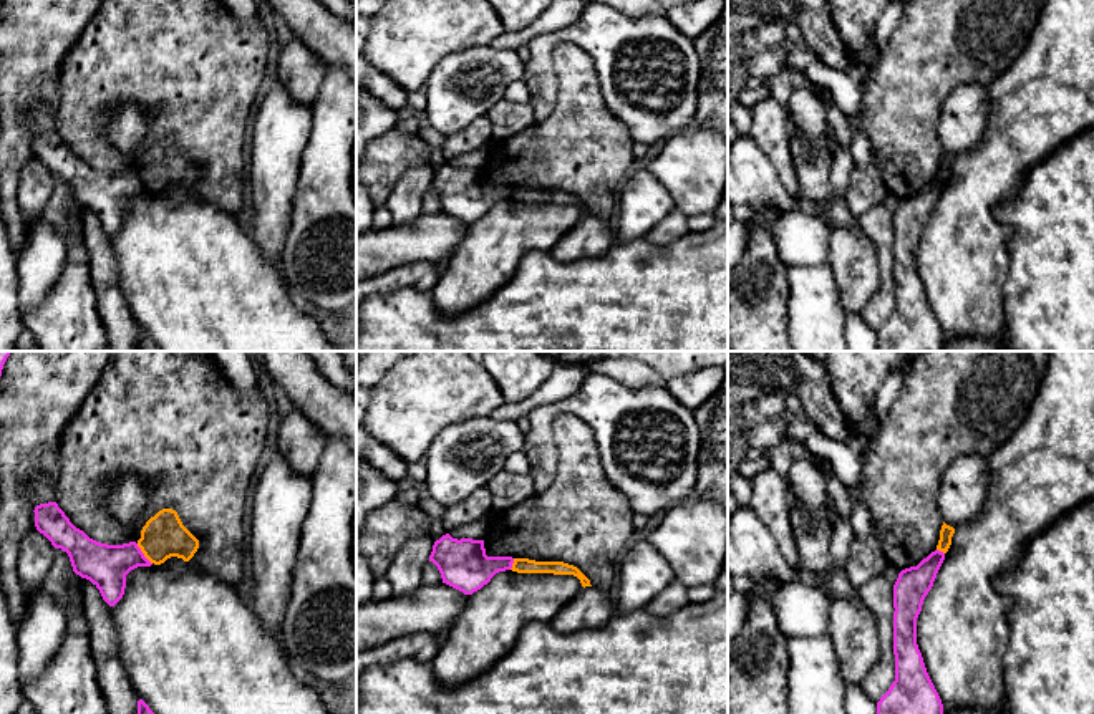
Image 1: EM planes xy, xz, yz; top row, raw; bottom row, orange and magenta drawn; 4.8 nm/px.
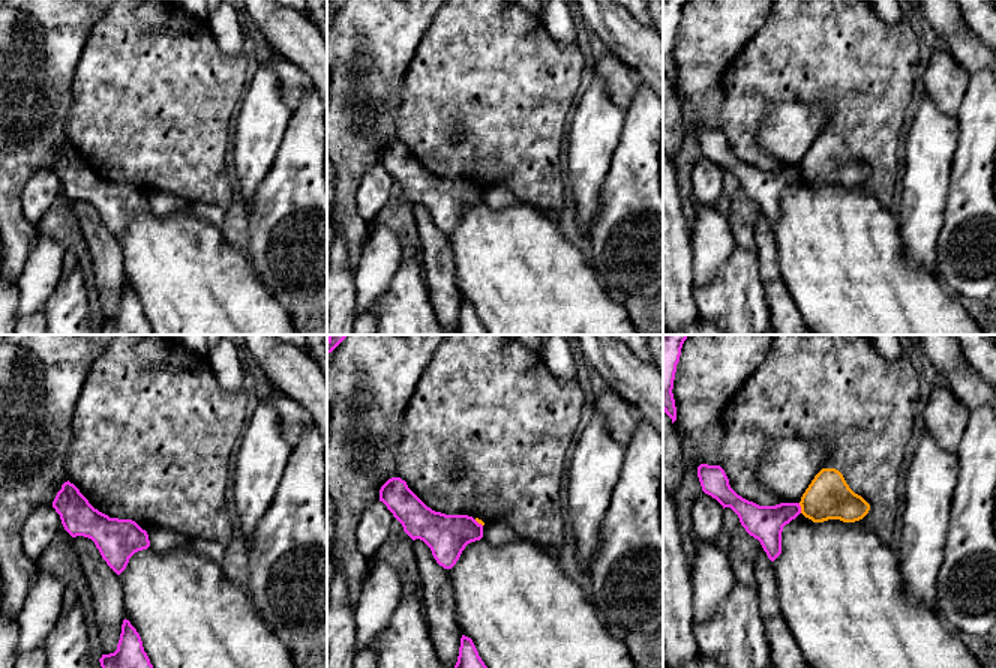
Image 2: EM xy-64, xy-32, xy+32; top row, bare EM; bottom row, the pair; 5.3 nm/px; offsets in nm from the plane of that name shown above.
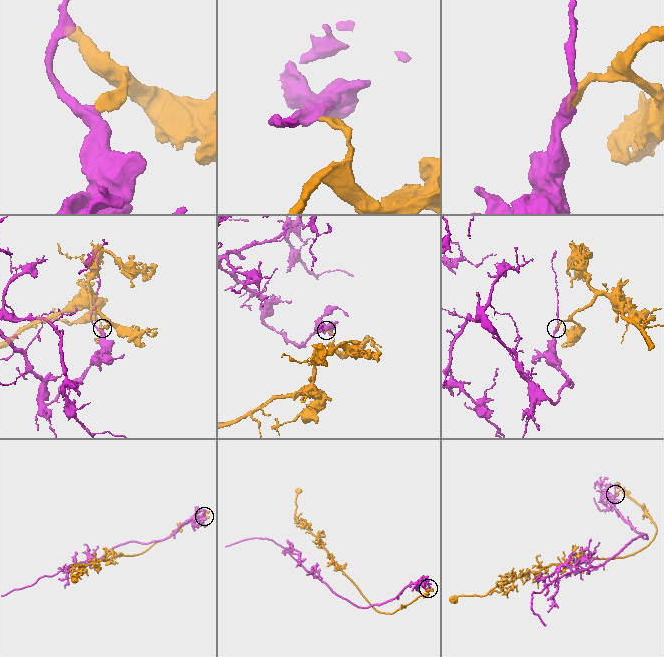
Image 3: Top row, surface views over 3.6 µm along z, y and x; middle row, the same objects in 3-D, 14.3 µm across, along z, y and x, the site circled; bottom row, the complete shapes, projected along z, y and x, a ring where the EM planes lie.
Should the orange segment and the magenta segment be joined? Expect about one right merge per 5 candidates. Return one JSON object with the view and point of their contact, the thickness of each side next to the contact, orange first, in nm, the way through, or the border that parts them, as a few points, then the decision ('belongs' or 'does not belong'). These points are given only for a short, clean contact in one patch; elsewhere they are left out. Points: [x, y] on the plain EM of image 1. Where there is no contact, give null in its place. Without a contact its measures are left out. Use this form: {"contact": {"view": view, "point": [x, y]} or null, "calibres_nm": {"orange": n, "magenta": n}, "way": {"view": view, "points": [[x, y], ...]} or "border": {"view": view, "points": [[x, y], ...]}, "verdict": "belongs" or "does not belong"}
{"contact": {"view": "xy", "point": [143, 181]}, "calibres_nm": {"orange": 200, "magenta": 220}, "border": {"view": "xy", "points": [[136, 173], [151, 192]]}, "verdict": "does not belong"}

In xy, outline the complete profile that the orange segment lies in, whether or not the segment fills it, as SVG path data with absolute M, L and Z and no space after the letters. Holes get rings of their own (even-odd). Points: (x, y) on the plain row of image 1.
M162 137L143 156L138 176L151 192L161 194L171 186L189 191L199 169L182 154L176 139Z

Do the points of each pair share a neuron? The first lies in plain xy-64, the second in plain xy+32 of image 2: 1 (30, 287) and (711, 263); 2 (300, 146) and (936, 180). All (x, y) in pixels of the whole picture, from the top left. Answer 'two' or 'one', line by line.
1: one
2: two

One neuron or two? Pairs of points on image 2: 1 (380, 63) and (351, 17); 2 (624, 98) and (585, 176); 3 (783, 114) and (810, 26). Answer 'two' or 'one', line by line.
1: one
2: two
3: two

